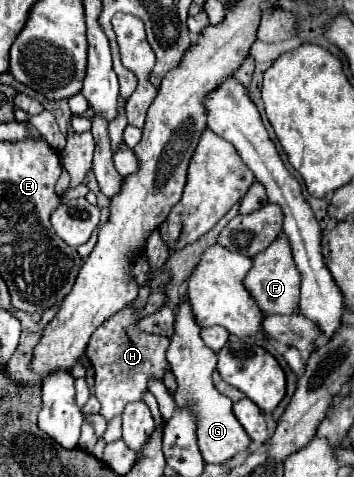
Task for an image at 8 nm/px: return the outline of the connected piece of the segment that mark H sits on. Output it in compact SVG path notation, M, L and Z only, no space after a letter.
M157 271L151 279L151 295L149 301L145 305L143 311L133 311L131 307L125 307L123 311L115 313L113 317L109 317L93 335L87 347L87 355L91 359L91 365L95 367L95 397L101 403L101 415L109 421L115 415L123 413L123 407L131 401L141 401L143 393L147 391L147 381L149 377L163 377L163 371L167 367L167 359L165 359L165 351L169 347L169 339L167 337L159 337L159 335L147 335L137 331L137 319L143 315L149 315L153 311L157 311L163 301L165 295L159 291L159 287L167 281L167 275Z

